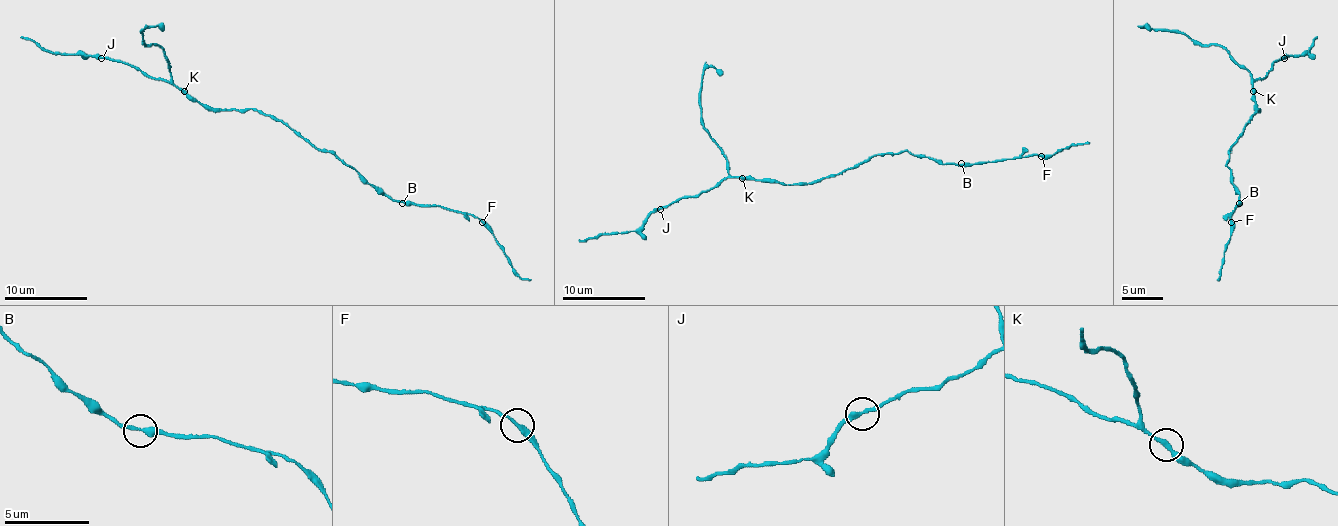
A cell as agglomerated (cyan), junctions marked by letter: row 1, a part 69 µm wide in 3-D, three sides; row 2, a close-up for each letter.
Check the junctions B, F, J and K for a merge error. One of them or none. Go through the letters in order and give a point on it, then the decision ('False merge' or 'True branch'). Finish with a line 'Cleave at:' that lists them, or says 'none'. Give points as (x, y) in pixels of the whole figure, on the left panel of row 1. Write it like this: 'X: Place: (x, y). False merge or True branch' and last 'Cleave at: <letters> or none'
B: Place: (402, 203). True branch
F: Place: (482, 222). True branch
J: Place: (101, 58). True branch
K: Place: (184, 91). True branch
Cleave at: none

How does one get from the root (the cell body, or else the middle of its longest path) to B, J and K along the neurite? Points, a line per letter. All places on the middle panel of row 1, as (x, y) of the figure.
B: (845, 170), (868, 161), (874, 155), (903, 151), (940, 159), (944, 163), (961, 163)
J: (845, 170), (808, 184), (726, 178), (695, 196), (682, 196), (660, 209)
K: (845, 170), (808, 184), (779, 184), (742, 178)

